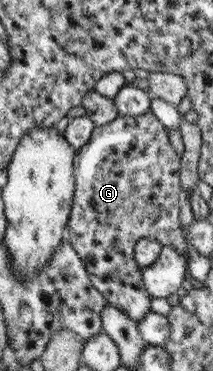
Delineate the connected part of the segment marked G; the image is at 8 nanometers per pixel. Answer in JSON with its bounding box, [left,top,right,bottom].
[67,110,189,322]

